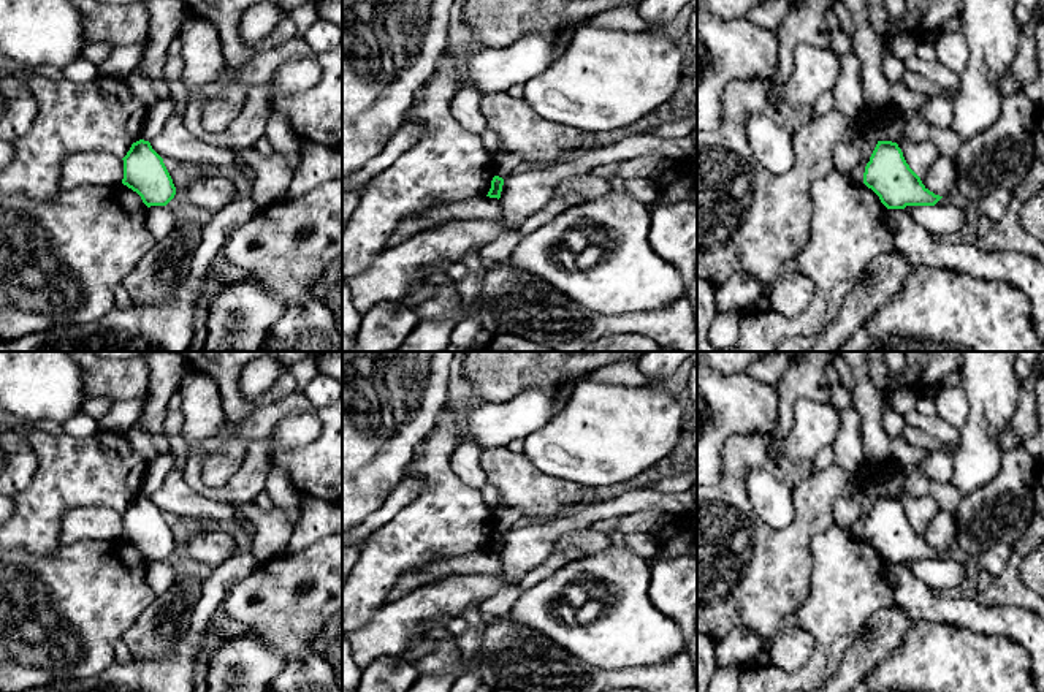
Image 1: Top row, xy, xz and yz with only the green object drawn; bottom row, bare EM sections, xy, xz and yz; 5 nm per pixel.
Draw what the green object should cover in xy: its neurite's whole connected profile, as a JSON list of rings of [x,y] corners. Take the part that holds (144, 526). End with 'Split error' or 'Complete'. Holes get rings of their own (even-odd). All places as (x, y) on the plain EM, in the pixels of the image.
[[[149,496],[133,497],[122,515],[122,538],[136,546],[147,562],[166,561],[174,553],[173,534],[163,513],[152,504]]]. Complete

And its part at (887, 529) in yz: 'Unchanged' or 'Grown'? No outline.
Unchanged

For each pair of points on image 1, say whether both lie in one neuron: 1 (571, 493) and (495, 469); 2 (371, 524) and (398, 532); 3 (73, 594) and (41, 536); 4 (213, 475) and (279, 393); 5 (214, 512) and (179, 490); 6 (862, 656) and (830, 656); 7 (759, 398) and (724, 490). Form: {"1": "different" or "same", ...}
{"1": "same", "2": "different", "3": "different", "4": "different", "5": "same", "6": "different", "7": "different"}

